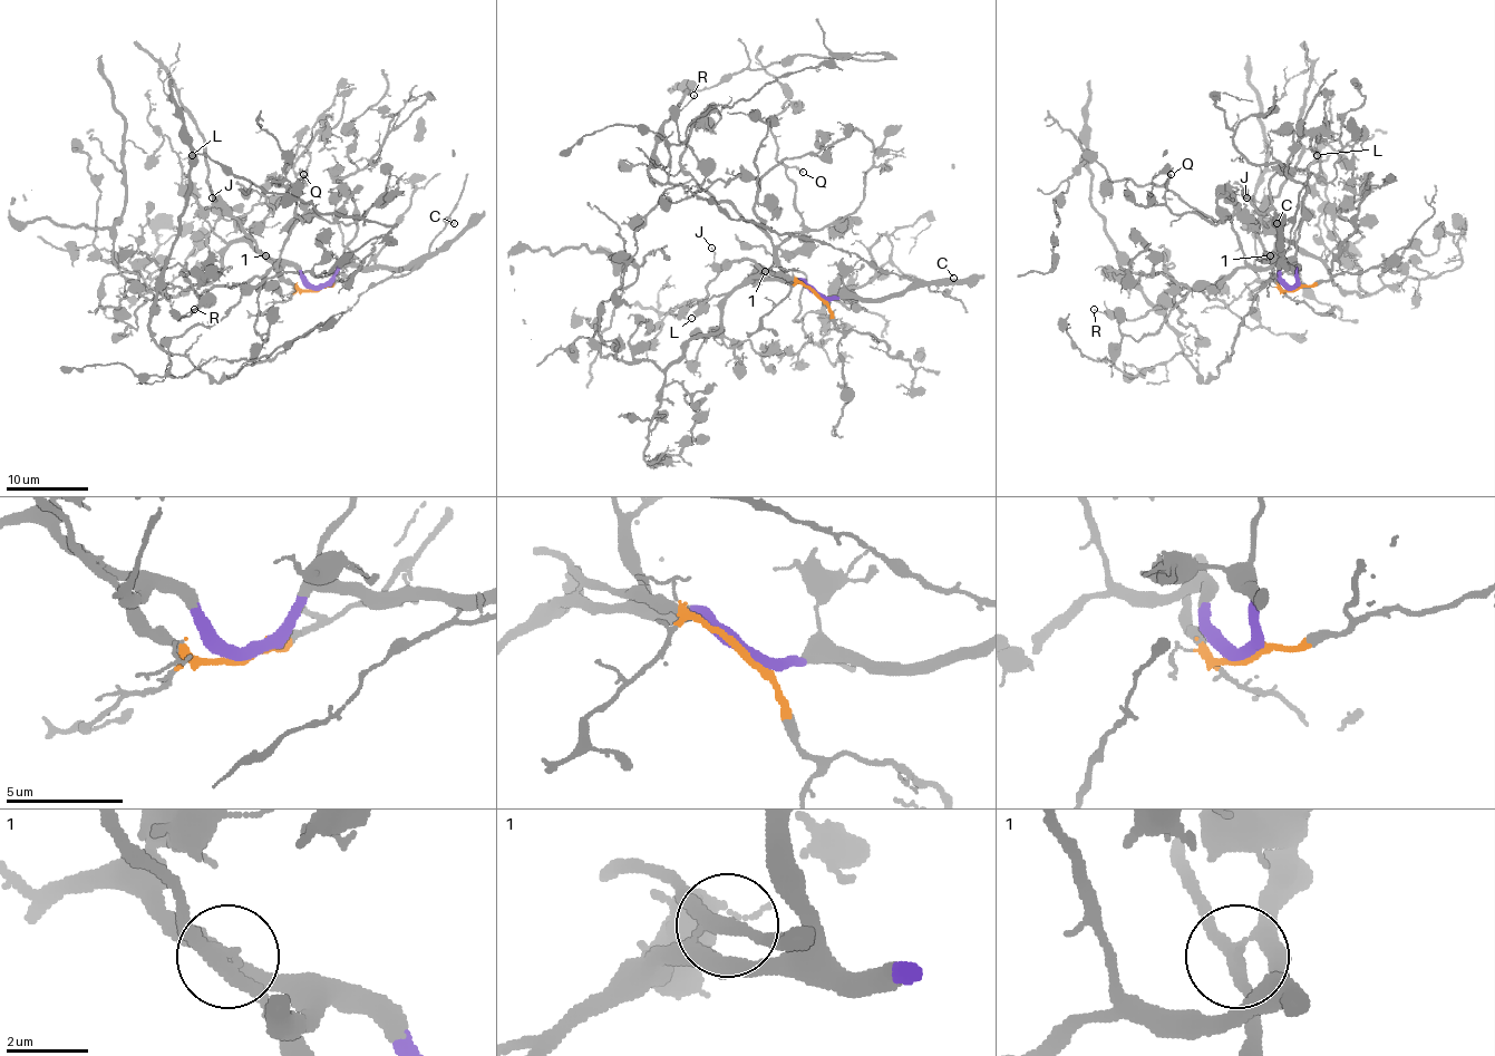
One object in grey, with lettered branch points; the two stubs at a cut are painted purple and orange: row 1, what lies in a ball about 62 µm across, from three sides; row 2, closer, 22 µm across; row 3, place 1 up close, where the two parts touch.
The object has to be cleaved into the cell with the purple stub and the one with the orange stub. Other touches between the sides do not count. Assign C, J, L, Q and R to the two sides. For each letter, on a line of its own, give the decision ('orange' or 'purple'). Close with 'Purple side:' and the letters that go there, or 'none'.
C: purple
J: orange
L: purple
Q: purple
R: purple
Purple side: C, L, Q, R

